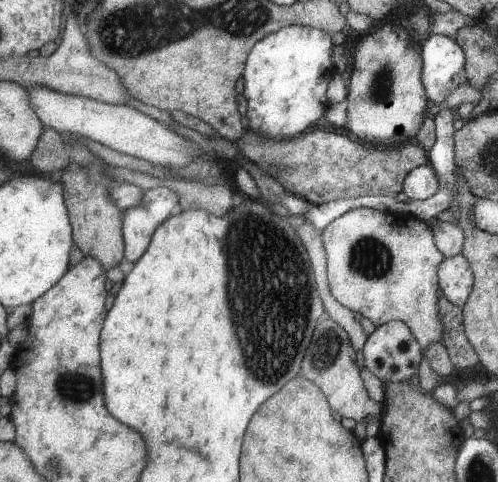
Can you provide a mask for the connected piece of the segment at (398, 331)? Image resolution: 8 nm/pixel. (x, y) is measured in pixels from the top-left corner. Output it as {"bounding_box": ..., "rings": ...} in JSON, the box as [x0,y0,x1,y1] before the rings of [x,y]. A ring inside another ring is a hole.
{"bounding_box":[363,321,424,383],"rings":[[[388,321],[385,325],[376,327],[368,337],[363,352],[365,366],[384,383],[409,380],[418,373],[420,361],[424,355],[420,343],[414,338],[408,325],[402,321]]]}

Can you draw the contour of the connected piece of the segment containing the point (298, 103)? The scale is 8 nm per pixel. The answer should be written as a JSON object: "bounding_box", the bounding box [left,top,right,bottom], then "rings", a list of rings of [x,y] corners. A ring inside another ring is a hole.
{"bounding_box":[244,25,336,139],"rings":[[[288,25],[275,33],[270,33],[258,41],[254,54],[250,54],[250,66],[246,66],[244,78],[244,96],[248,101],[247,120],[252,131],[275,139],[294,139],[310,126],[314,126],[324,112],[327,112],[328,100],[326,88],[334,76],[336,68],[332,60],[333,37],[325,30],[308,25]]]}

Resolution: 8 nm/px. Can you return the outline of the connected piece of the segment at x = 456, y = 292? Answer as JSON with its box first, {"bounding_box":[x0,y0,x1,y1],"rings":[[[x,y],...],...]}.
{"bounding_box":[439,253,473,307],"rings":[[[462,253],[446,257],[440,264],[439,277],[443,295],[457,307],[463,307],[473,292],[473,271],[469,259]]]}

